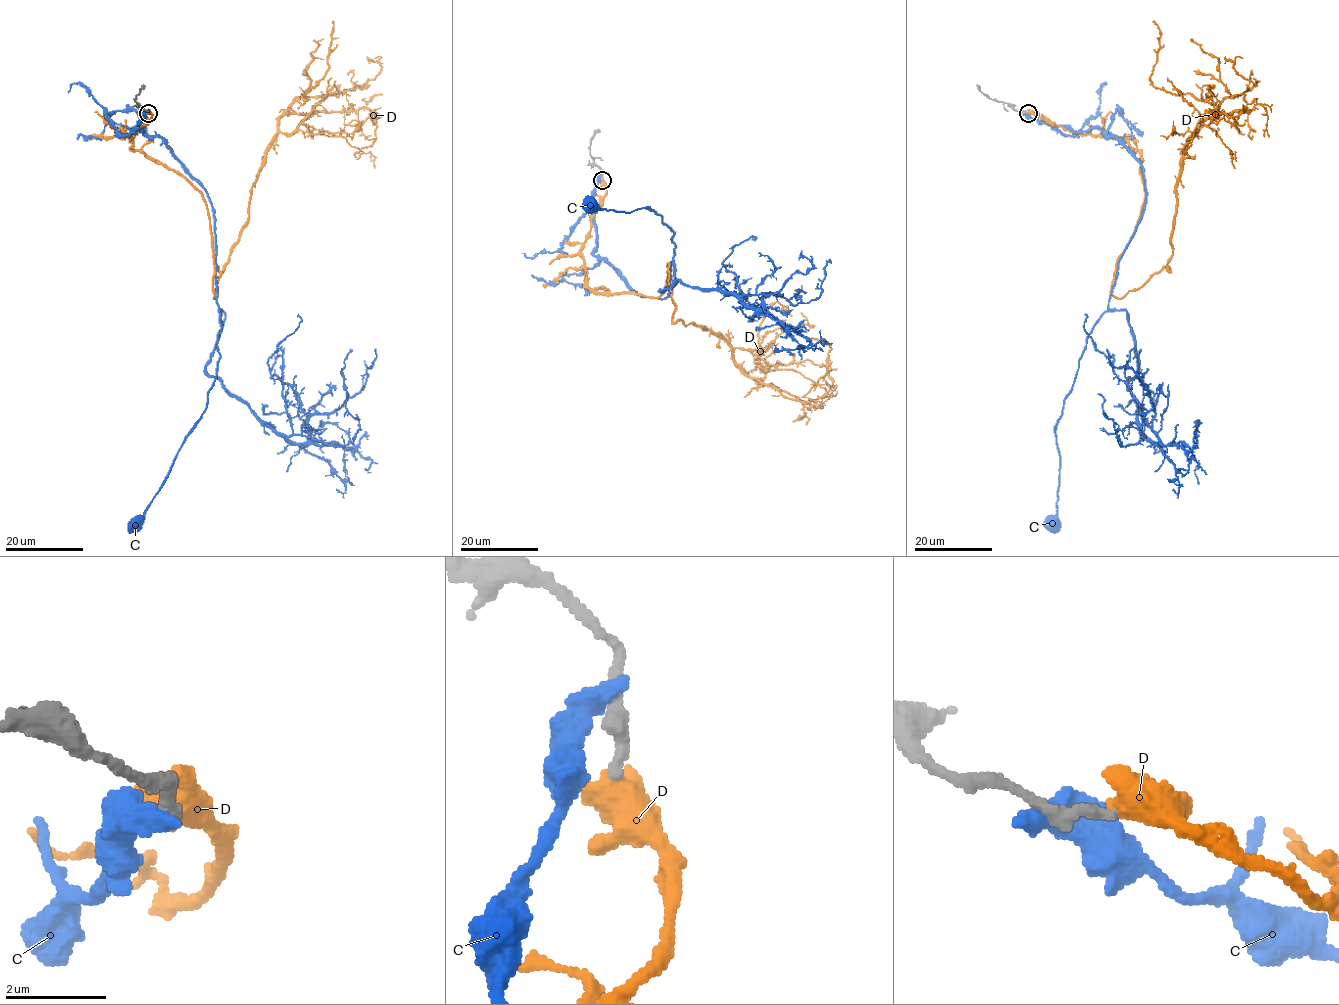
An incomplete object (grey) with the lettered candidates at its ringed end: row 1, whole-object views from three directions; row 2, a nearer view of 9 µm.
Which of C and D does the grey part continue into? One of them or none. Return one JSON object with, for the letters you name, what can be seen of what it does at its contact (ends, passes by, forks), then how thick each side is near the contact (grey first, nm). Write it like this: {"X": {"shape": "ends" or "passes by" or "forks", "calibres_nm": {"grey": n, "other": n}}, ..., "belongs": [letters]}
{"belongs": []}

